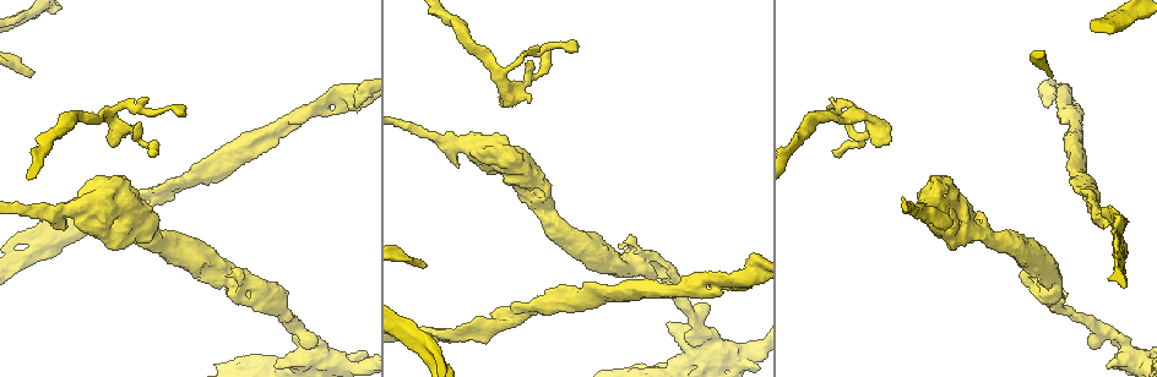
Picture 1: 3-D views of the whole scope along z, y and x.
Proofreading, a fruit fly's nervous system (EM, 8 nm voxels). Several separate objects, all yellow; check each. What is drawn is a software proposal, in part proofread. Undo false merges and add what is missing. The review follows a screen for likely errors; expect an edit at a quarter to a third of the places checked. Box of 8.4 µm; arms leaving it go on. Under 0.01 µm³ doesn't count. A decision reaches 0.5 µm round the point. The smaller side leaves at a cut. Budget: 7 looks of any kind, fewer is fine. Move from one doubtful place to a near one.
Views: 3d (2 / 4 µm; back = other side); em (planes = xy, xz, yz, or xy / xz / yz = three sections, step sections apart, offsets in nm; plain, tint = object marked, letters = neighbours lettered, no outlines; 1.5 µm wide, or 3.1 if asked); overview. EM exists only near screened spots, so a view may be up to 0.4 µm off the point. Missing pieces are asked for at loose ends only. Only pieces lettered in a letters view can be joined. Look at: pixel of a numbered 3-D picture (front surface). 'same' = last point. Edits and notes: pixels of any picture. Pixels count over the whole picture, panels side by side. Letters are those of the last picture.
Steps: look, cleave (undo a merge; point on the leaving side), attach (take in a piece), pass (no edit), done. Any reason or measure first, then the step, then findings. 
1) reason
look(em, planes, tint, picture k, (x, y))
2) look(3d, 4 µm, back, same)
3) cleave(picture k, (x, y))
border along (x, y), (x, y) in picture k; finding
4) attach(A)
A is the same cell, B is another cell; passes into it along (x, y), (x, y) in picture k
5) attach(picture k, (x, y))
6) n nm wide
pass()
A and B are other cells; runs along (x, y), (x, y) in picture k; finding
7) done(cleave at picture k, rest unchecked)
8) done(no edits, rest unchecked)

thick turns thin
look(em, planes, letters, picture 1, (237, 287))

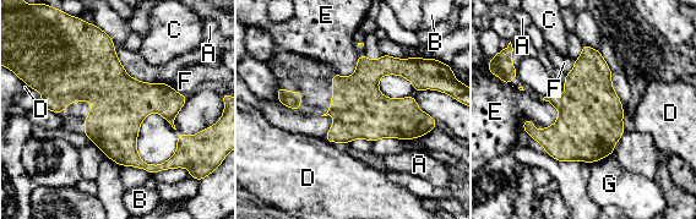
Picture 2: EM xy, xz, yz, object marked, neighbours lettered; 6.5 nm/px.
E touches over 190 nm
pass()
A, B, C, D, E, F and G are other cells; border along (358, 56), (351, 75), (335, 71) in picture 2; one neuron here

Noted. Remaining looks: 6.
branch stops here
look(em, xy, step 4, tint, picture 1, (131, 127))

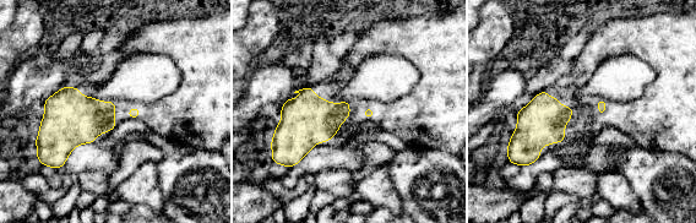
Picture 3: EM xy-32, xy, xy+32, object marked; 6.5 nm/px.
another direction
look(em, planes, letters, same)

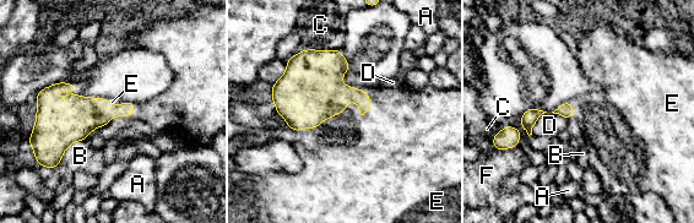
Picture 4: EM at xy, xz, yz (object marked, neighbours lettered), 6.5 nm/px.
attach(E)
E is the same cell, A, B, C, D and F are other cells; passes into it along (320, 94), (303, 128), (325, 157) in picture 4; it goes on there

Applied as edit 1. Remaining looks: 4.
a fork
look(em, xz, step 4, plain, picture 1, (705, 278))

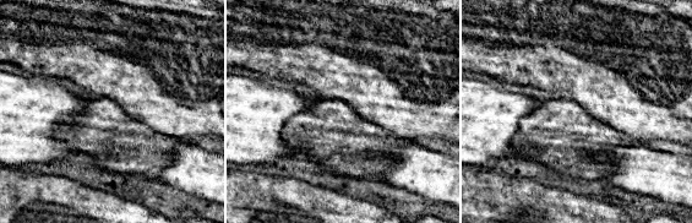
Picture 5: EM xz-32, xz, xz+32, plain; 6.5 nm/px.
look(em, xz, step 4, letters, same)

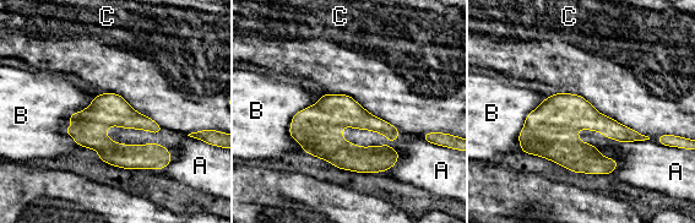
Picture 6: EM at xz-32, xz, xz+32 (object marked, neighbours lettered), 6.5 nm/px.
220 nm wide; C touches over 650 nm
pass()
A, B and C are other cells; all the same neuron

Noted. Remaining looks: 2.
done(attach at picture 4, rest unchecked)

